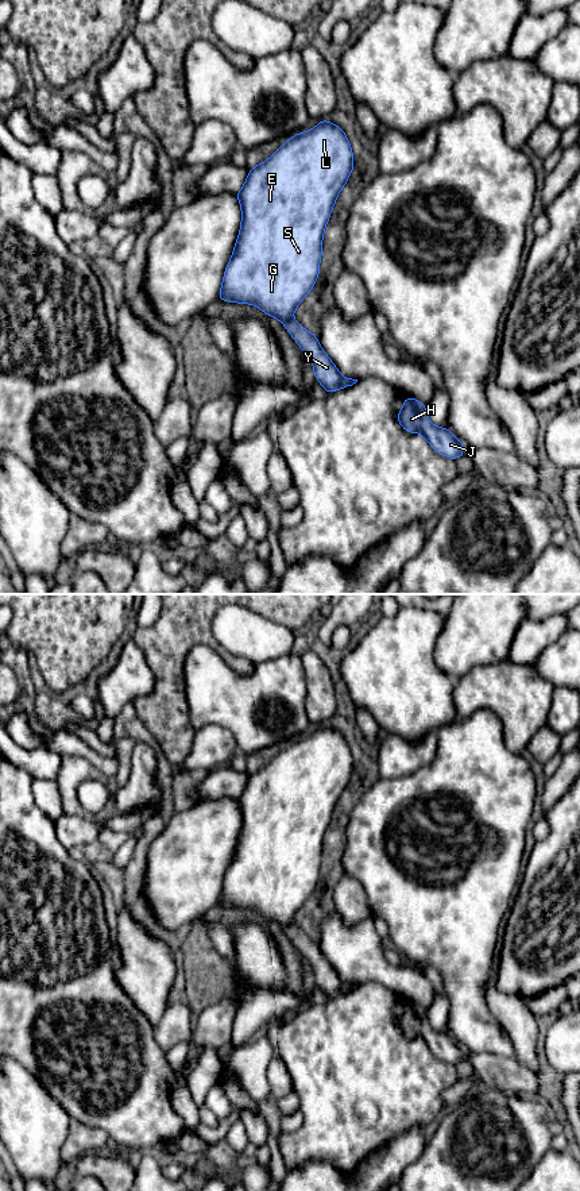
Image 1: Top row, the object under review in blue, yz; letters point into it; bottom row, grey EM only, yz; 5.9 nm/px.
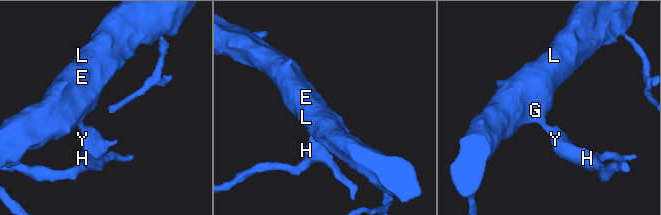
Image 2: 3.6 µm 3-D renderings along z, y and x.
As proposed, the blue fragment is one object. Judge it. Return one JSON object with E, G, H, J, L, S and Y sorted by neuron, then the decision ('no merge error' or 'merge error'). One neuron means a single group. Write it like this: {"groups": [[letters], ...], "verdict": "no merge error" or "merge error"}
{"groups": [["E", "G", "H", "J", "L", "S", "Y"]], "verdict": "no merge error"}

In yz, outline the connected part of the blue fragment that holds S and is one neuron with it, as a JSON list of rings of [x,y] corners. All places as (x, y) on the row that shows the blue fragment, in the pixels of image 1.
[[[322,119],[306,132],[298,132],[287,139],[267,161],[251,167],[243,188],[236,193],[241,207],[241,224],[232,257],[225,267],[223,285],[217,300],[251,304],[282,321],[302,352],[313,365],[314,378],[321,383],[325,394],[349,388],[357,379],[343,377],[328,354],[321,348],[316,334],[306,331],[293,319],[301,301],[313,289],[322,255],[322,238],[333,205],[353,170],[353,153],[345,132],[336,124]]]

